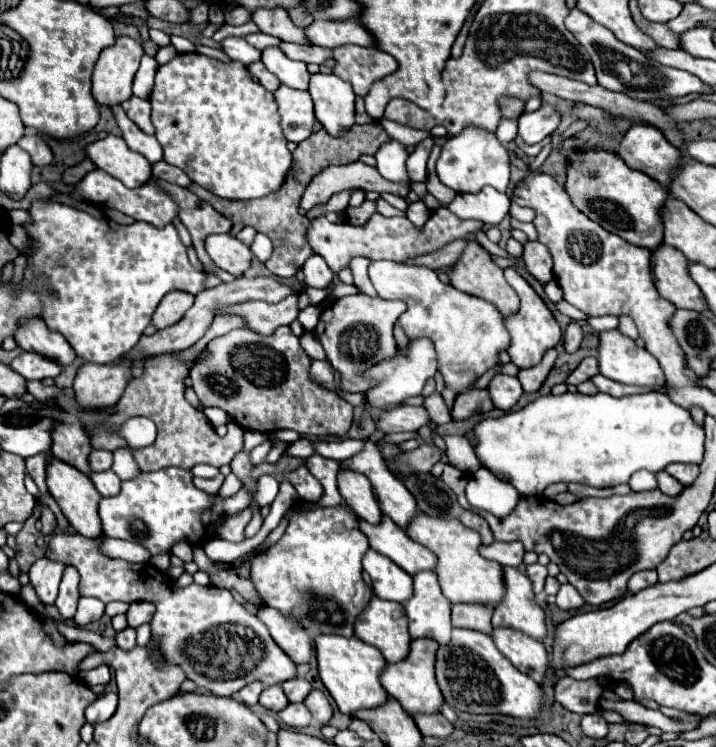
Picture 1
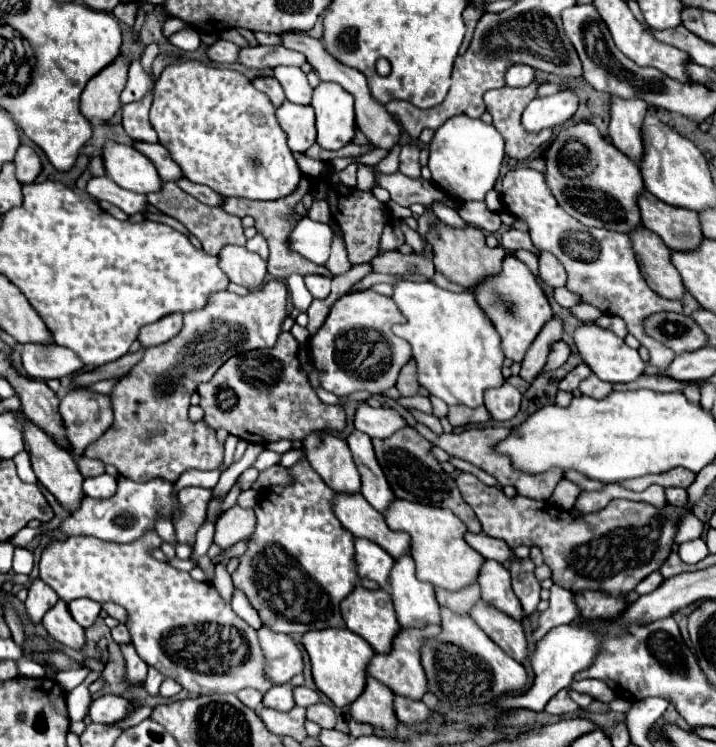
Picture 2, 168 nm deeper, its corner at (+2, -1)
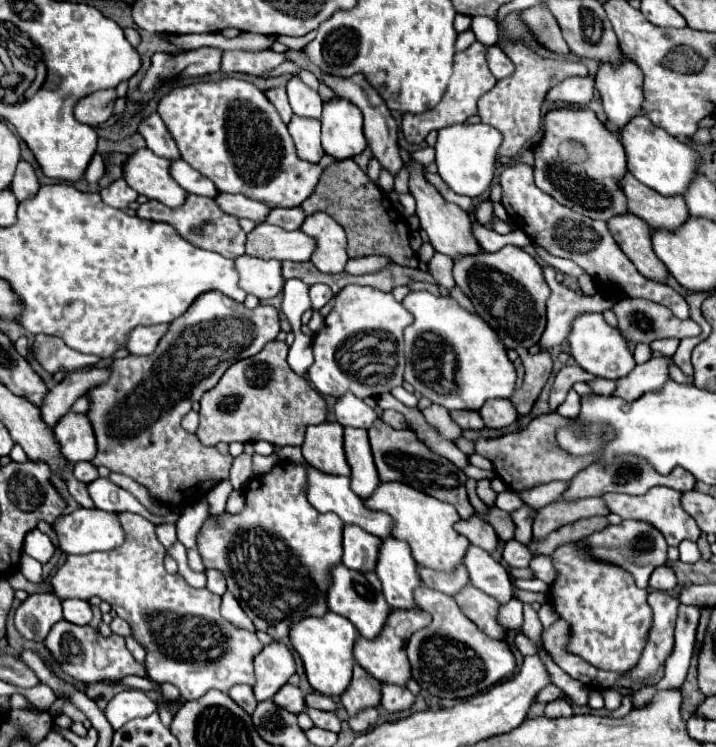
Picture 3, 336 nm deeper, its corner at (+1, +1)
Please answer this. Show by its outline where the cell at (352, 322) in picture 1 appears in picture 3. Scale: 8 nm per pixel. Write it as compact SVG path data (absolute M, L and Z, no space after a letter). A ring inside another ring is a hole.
M346 286L336 294L336 304L326 316L324 328L314 336L314 364L308 370L310 384L324 396L344 396L352 392L358 398L380 396L390 388L402 384L404 372L404 340L402 330L412 324L412 314L388 292L380 292L372 286Z

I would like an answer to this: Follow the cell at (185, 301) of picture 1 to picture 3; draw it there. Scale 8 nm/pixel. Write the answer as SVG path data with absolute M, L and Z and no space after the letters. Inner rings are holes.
M136 326L130 332L130 340L126 346L128 352L138 354L138 356L152 354L166 330L168 330L168 326Z

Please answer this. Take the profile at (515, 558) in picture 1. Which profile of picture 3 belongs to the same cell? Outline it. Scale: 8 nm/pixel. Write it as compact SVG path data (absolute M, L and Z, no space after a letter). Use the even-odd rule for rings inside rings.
M476 514L470 520L460 520L454 526L462 536L466 536L470 540L470 544L486 550L486 552L494 552L498 548L498 534L494 532L492 526L488 526L488 522L480 520Z

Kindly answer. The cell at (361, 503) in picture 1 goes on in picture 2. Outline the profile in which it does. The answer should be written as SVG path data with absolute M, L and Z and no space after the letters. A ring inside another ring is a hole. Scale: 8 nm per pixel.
M311 432L303 440L303 450L313 470L333 492L353 494L361 490L361 476L345 440L325 432Z

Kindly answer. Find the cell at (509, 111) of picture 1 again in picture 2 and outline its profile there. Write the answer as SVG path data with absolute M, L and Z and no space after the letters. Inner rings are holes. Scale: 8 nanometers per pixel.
M535 78L529 86L525 88L509 88L509 86L503 86L503 88L497 88L497 90L489 90L485 94L485 106L487 106L487 112L493 116L493 126L501 132L501 136L505 138L505 154L509 158L515 158L515 160L523 160L527 158L533 150L543 146L547 140L551 140L553 136L552 129L544 129L539 134L529 134L523 130L521 126L521 114L529 102L537 95L537 89L543 84L543 80Z

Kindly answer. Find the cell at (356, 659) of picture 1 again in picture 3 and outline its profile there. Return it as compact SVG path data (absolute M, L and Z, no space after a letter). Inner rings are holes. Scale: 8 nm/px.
M328 612L322 618L304 618L292 624L290 640L296 652L300 654L306 676L310 686L326 696L342 696L344 690L352 682L352 668L354 668L354 642L358 640L358 630L352 626L350 620Z

